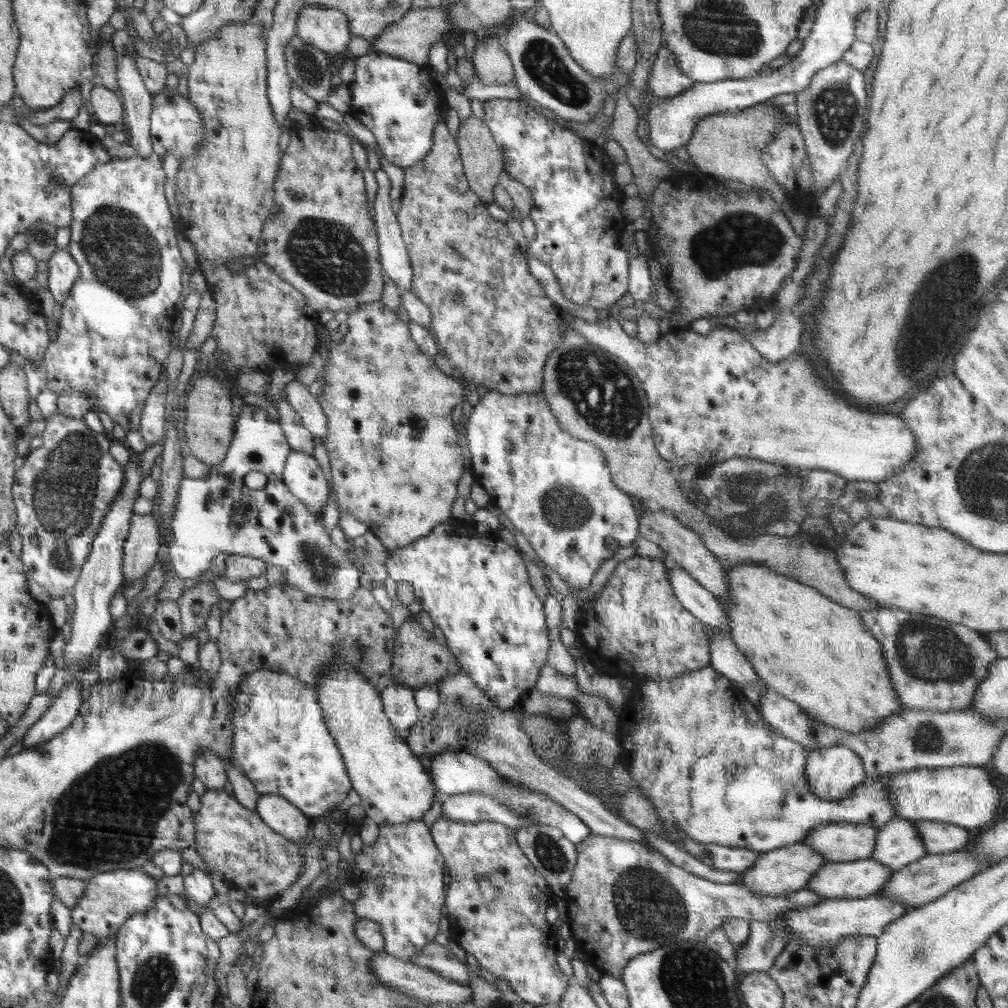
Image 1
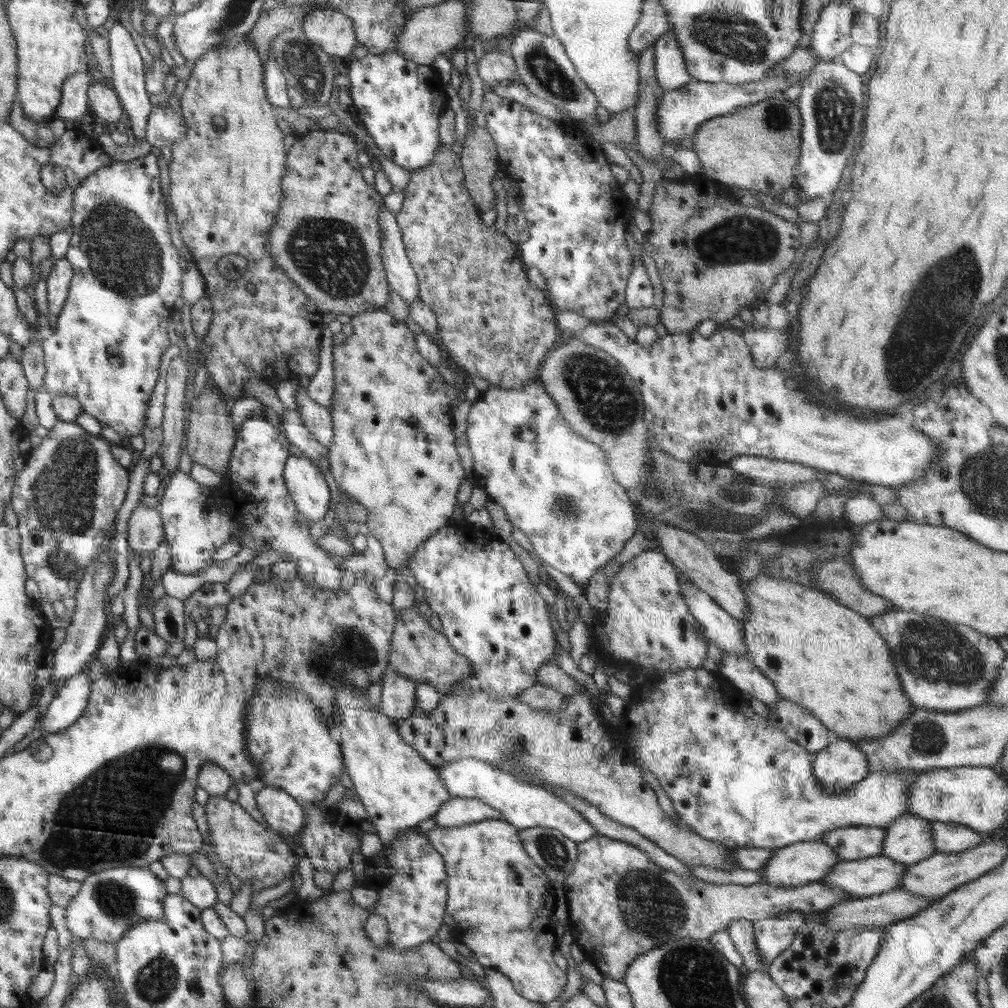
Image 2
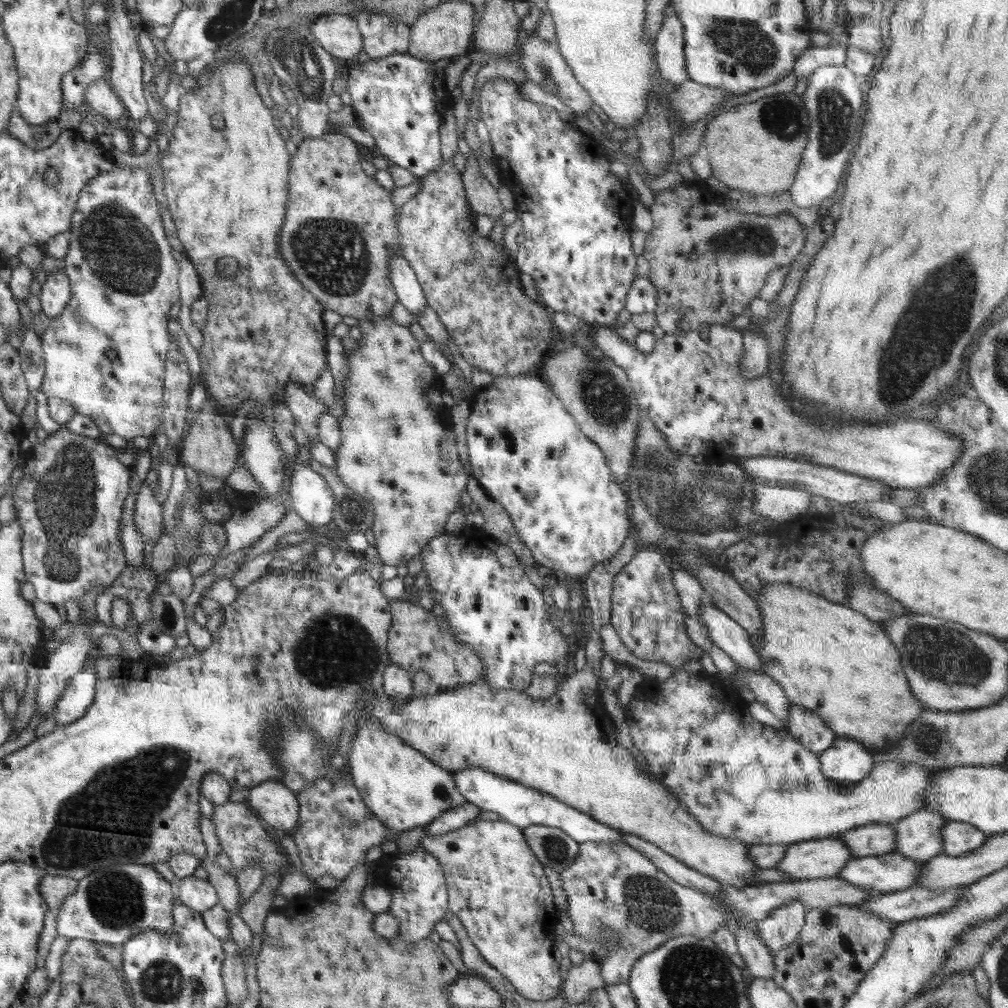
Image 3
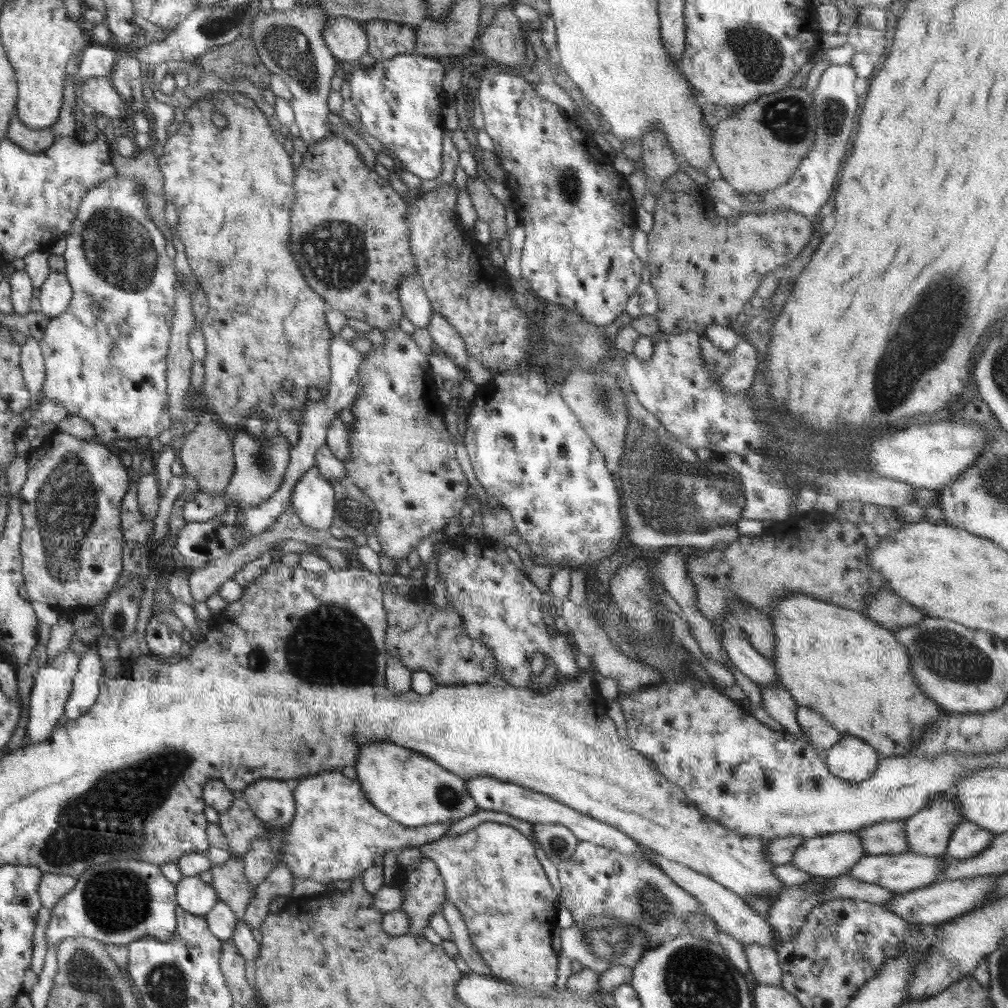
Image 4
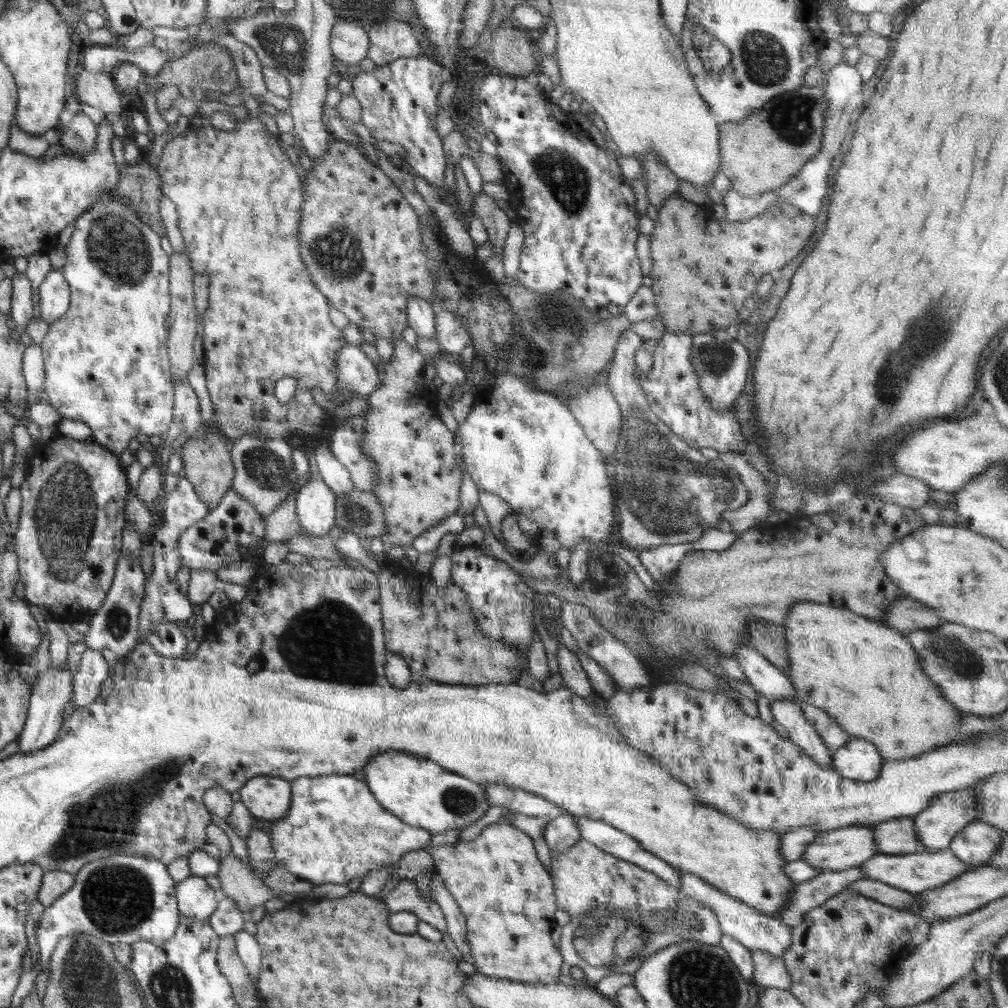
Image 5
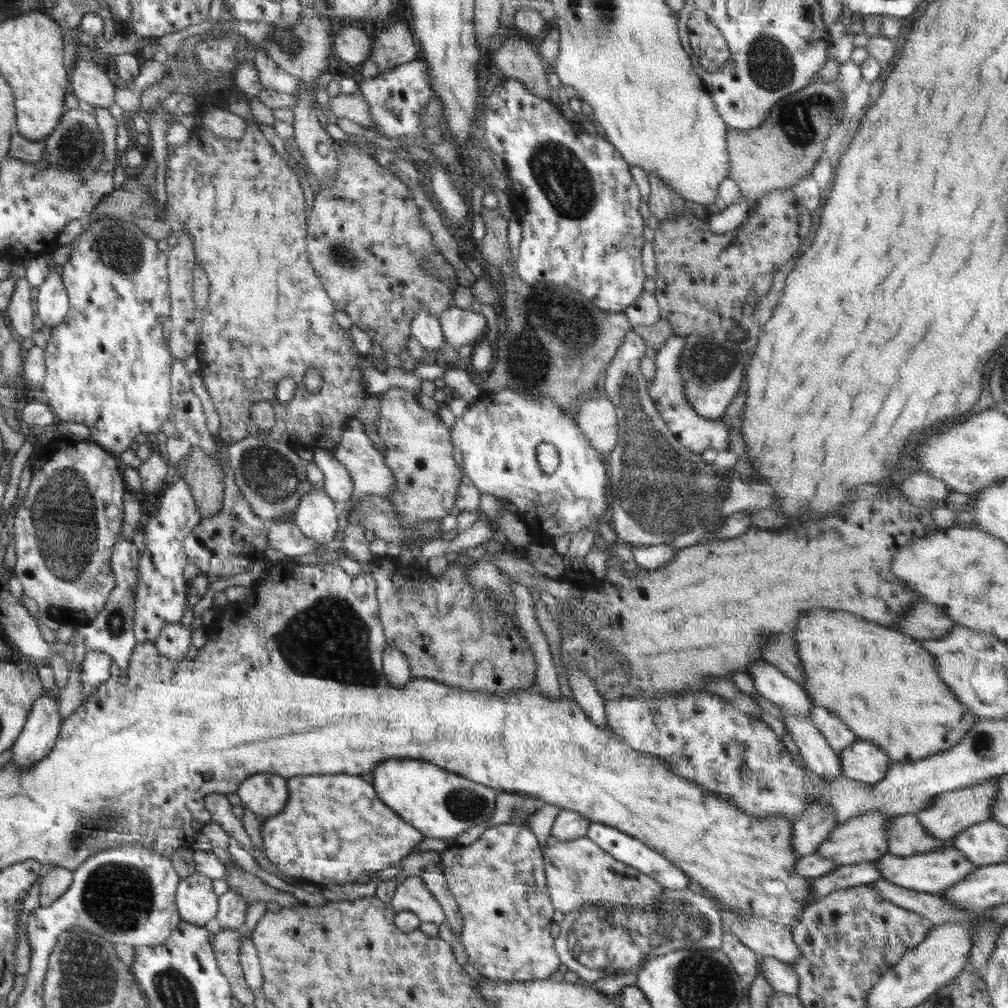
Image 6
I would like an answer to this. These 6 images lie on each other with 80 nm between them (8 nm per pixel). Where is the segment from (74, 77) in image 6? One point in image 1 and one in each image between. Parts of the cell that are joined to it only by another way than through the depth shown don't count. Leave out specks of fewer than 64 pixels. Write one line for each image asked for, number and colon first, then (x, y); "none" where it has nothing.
1: (106, 104)
2: (103, 101)
3: (100, 95)
4: (98, 93)
5: (96, 89)

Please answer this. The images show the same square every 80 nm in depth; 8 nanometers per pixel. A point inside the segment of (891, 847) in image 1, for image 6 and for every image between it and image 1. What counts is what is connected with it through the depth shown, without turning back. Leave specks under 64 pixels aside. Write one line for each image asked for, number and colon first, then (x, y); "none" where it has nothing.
2: (908, 839)
3: (919, 836)
4: (928, 831)
5: (946, 815)
6: (946, 815)

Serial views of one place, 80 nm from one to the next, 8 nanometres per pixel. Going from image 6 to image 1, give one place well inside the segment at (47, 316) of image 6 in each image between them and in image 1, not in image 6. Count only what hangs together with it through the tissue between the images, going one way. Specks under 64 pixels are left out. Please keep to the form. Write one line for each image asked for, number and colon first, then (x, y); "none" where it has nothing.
1: (63, 271)
2: (59, 280)
3: (56, 291)
4: (56, 294)
5: (54, 296)

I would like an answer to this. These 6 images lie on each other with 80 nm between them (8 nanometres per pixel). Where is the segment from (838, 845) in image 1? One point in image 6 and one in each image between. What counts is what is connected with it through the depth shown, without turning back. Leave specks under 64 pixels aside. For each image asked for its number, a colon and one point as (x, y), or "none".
2: (856, 842)
3: (868, 840)
4: (887, 837)
5: (897, 836)
6: (905, 836)

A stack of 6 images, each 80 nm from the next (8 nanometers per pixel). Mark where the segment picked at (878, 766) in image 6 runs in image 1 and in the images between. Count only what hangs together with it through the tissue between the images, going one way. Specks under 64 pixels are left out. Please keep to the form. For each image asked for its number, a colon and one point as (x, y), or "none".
1: (833, 773)
2: (840, 765)
3: (845, 761)
4: (852, 759)
5: (859, 759)

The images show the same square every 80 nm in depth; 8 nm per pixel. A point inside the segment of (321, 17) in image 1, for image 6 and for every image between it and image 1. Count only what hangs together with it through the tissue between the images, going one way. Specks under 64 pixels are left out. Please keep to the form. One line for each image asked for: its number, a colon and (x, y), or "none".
2: (335, 34)
3: (337, 34)
4: (344, 37)
5: (349, 43)
6: (352, 46)

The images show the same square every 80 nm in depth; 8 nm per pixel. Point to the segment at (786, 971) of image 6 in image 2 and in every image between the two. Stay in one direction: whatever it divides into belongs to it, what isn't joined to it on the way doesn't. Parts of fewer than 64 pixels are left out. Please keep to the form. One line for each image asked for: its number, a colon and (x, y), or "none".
2: (741, 932)
3: (759, 960)
4: (764, 968)
5: (769, 971)

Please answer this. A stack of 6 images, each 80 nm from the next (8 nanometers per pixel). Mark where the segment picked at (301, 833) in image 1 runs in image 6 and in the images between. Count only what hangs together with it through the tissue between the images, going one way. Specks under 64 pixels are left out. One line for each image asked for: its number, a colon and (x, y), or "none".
2: (279, 810)
3: (278, 805)
4: (273, 801)
5: (269, 798)
6: (264, 793)

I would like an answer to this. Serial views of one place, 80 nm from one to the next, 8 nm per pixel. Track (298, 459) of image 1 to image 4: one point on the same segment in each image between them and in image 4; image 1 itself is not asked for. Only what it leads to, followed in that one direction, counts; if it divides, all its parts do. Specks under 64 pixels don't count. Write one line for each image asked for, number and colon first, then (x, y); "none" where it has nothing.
2: (307, 486)
3: (311, 497)
4: (313, 499)

